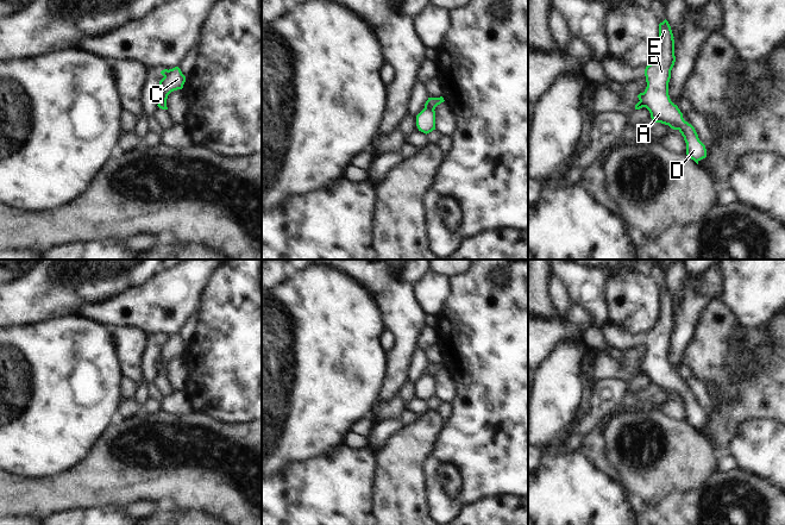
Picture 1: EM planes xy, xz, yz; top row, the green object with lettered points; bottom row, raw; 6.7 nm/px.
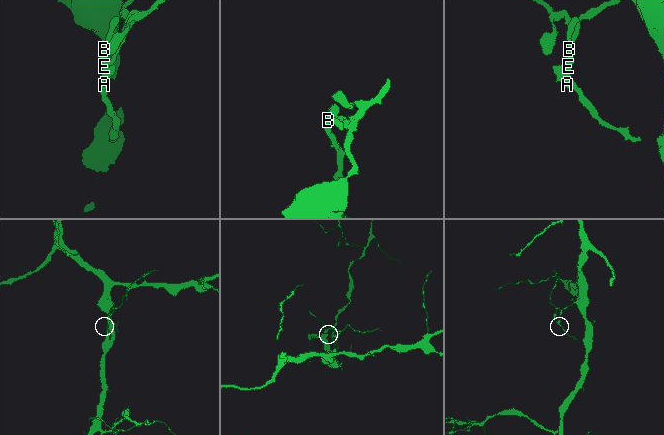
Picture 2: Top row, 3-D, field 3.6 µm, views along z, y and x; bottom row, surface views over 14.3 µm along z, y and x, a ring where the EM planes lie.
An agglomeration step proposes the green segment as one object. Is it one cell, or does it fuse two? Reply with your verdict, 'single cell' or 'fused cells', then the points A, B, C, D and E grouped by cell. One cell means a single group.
fused cells | A B D E / C

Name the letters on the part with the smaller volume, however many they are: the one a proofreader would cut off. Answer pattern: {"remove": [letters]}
{"remove": ["A", "B", "D", "E"]}

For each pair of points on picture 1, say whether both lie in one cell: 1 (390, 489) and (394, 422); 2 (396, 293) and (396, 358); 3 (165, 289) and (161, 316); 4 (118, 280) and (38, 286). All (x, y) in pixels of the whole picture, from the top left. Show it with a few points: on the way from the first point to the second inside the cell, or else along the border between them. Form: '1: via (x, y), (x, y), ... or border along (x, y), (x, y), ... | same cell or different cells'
1: border along (402, 425), (377, 449) | different cells
2: via (402, 310), (403, 342) | same cell
3: via (165, 295), (165, 302), (161, 310) | same cell
4: via (98, 280), (67, 280), (58, 286) | same cell

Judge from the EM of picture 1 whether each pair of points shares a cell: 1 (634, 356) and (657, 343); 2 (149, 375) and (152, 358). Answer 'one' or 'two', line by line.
1: two
2: one

